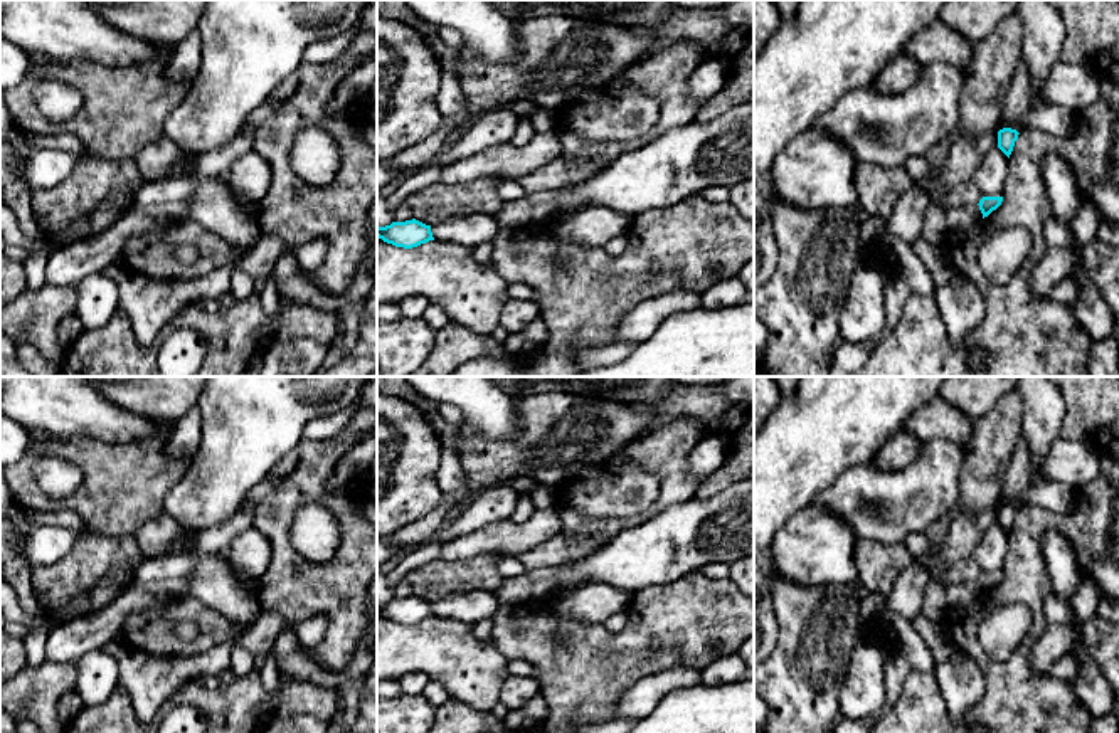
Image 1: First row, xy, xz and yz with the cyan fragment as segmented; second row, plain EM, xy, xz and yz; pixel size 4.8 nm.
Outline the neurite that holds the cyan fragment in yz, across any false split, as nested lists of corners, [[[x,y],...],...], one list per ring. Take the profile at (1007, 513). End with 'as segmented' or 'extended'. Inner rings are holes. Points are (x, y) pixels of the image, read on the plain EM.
[[[1003,504],[998,508],[998,525],[1010,535],[1015,518],[1018,516],[1018,508],[1011,504]]]; as segmented

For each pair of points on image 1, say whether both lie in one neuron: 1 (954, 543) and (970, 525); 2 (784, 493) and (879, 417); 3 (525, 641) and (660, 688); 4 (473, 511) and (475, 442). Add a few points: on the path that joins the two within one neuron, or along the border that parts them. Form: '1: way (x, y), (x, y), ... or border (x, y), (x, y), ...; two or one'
1: way (959, 538), (968, 530); one
2: way (806, 469), (855, 421); one
3: border (675, 666), (641, 676), (620, 698), (613, 711); two
4: border (512, 479), (475, 493); two

